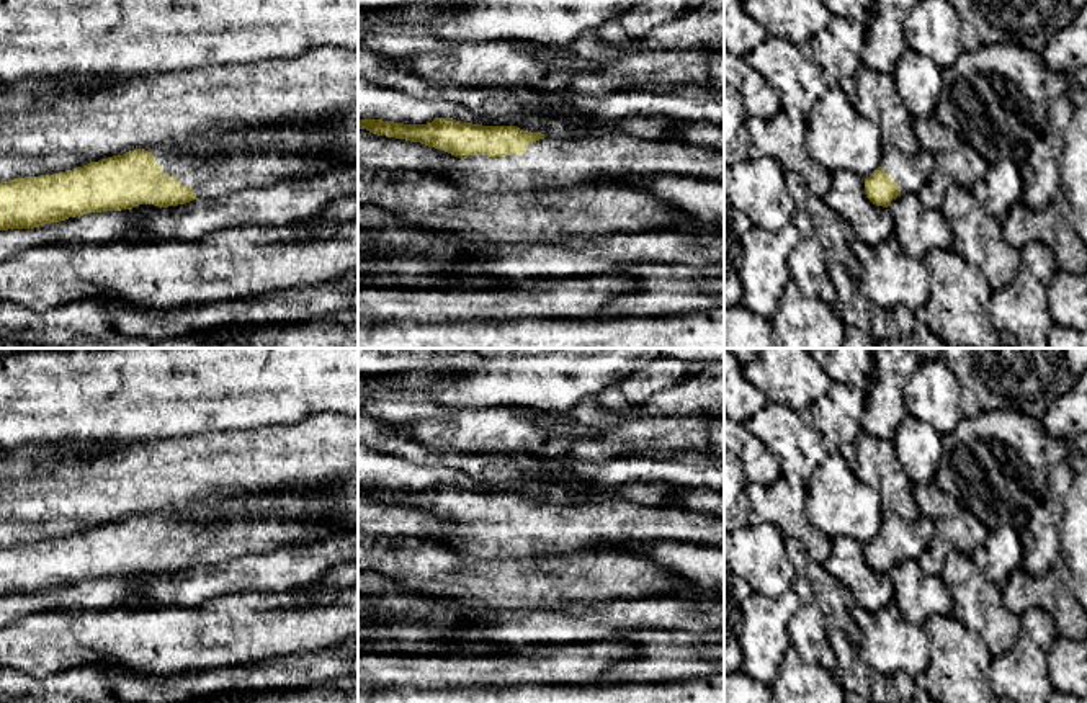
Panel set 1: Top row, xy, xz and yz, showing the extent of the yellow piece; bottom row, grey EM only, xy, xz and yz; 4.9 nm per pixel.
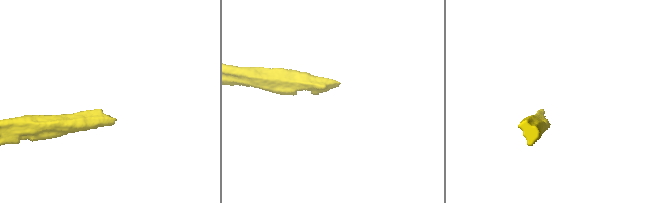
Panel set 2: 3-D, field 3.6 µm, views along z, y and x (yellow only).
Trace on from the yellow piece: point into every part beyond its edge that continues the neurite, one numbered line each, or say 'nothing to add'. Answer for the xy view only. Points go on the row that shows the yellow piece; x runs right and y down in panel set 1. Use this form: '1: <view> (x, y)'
1: xy (216, 165)

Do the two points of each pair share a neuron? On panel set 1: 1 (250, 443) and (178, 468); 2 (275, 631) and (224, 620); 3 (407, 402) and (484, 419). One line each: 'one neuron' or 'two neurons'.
1: one neuron
2: one neuron
3: one neuron

